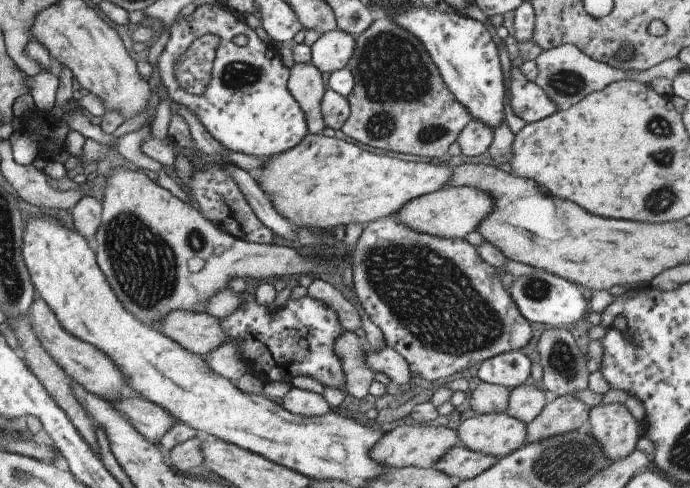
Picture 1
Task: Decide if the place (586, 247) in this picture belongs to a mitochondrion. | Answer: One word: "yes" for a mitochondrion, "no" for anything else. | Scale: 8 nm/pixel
no

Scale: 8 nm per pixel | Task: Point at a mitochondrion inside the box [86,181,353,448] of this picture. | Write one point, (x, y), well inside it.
(144, 266)

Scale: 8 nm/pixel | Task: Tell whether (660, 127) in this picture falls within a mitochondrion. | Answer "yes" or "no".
yes

